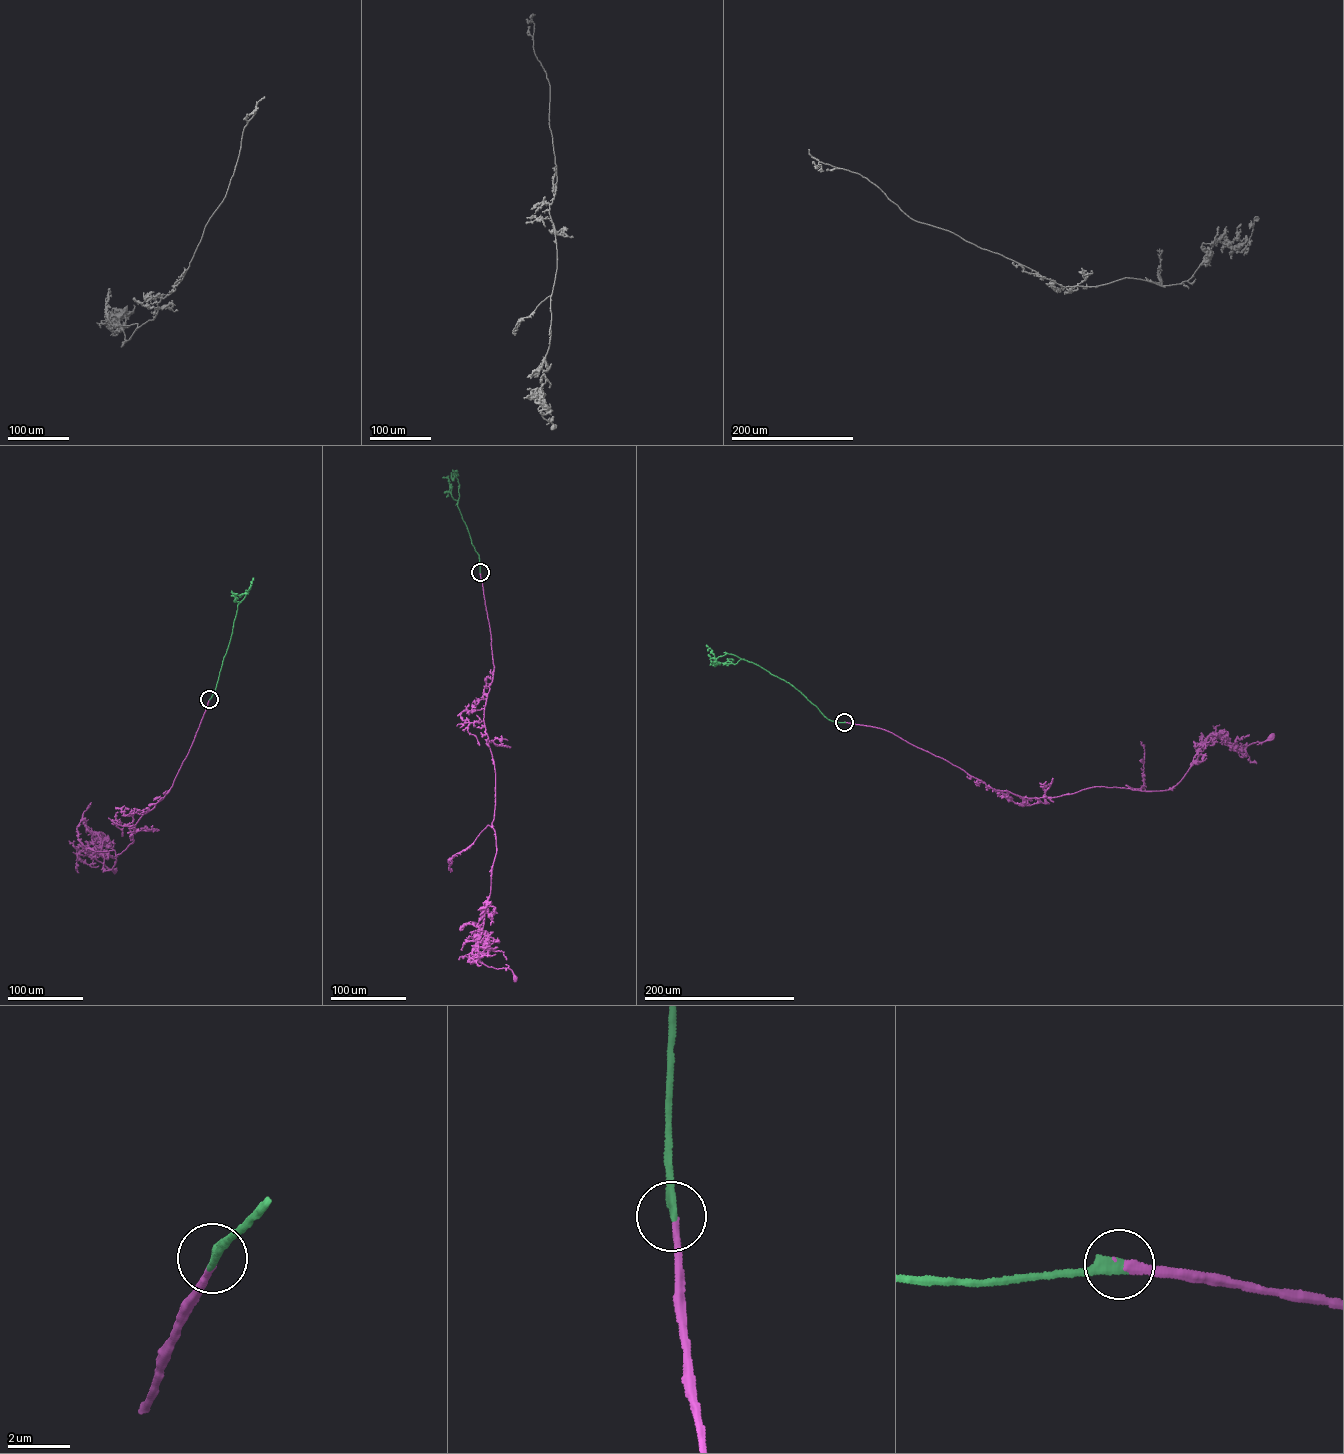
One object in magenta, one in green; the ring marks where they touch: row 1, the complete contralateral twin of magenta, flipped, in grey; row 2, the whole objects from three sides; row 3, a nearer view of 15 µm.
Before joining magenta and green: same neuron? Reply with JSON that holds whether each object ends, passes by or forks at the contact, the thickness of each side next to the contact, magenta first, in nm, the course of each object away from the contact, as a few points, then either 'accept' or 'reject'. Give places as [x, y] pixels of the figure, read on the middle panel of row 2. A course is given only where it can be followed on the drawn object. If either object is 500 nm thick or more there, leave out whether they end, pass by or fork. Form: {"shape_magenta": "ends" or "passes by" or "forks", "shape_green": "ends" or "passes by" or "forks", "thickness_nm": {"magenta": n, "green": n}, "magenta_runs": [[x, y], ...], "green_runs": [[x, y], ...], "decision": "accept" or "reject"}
{"shape_magenta": "ends", "shape_green": "ends", "thickness_nm": {"magenta": 240, "green": 320}, "magenta_runs": [[480, 572], [494, 668], [483, 722], [495, 769], [496, 851], [472, 952], [515, 978]], "green_runs": [[480, 572], [479, 555], [457, 506], [459, 485], [455, 473]], "decision": "accept"}

